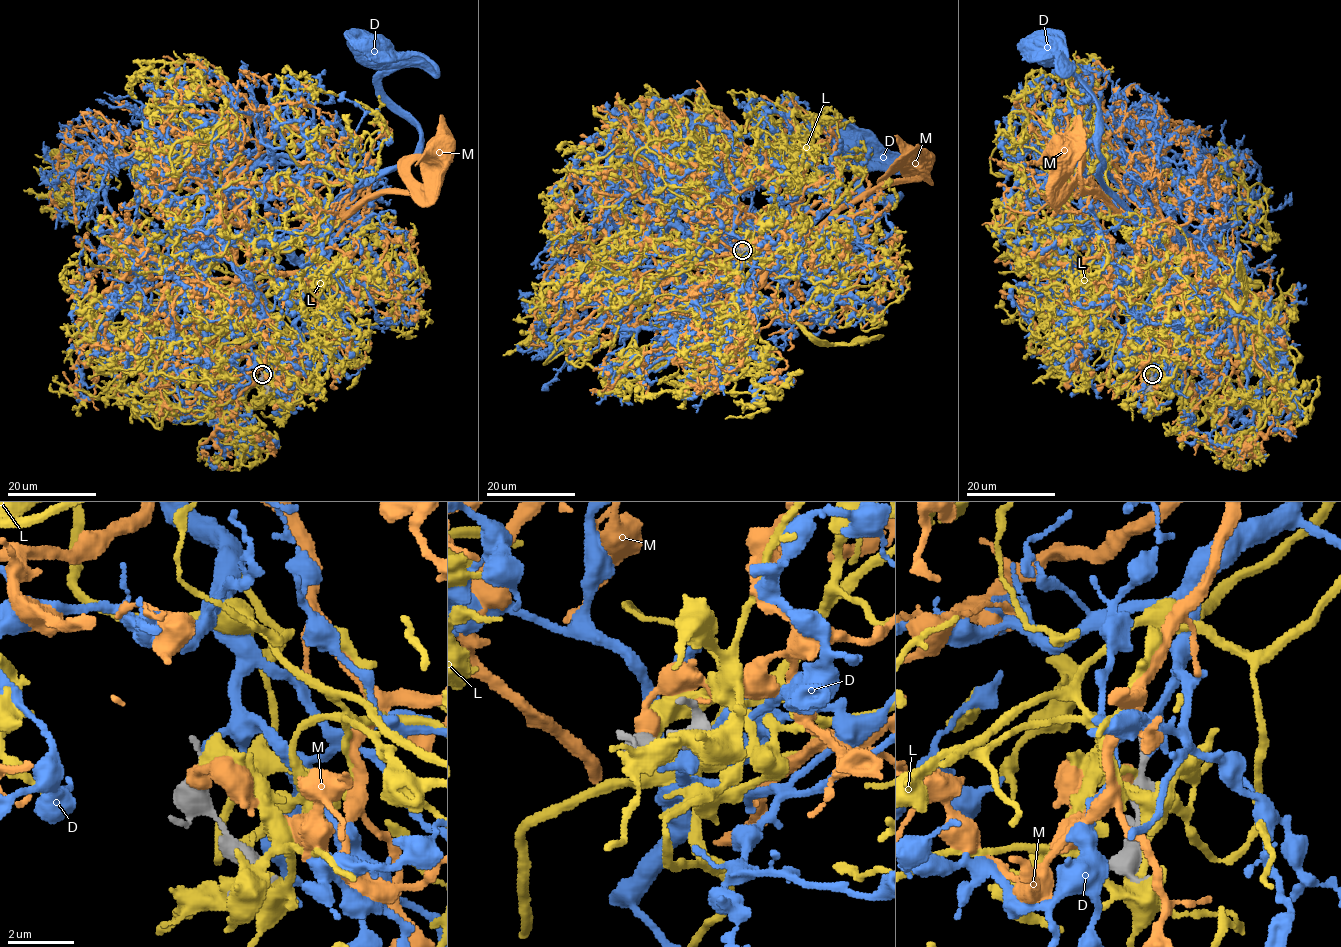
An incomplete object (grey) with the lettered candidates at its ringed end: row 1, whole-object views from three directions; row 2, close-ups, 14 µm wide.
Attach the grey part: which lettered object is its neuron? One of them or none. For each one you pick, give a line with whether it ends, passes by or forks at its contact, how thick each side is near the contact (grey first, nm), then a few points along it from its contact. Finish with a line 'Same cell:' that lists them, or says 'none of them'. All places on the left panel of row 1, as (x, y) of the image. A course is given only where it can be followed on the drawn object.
D: it ends; calibres 240 and 170 nm; course (262, 373), (266, 348), (227, 310), (257, 251), (302, 236), (419, 143), (419, 128), (381, 87), (381, 49)
Same cell: D

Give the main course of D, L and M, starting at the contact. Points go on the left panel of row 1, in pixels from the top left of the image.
D: (262, 373), (266, 348), (227, 310), (257, 251), (302, 236), (419, 143), (419, 128), (381, 87), (381, 49)
L: (261, 377), (288, 380), (258, 321), (161, 232), (142, 339), (116, 240), (96, 236), (103, 218), (116, 231)
M: (261, 378), (285, 366), (240, 320), (263, 262), (423, 190), (436, 169), (409, 167), (423, 183), (443, 150)

